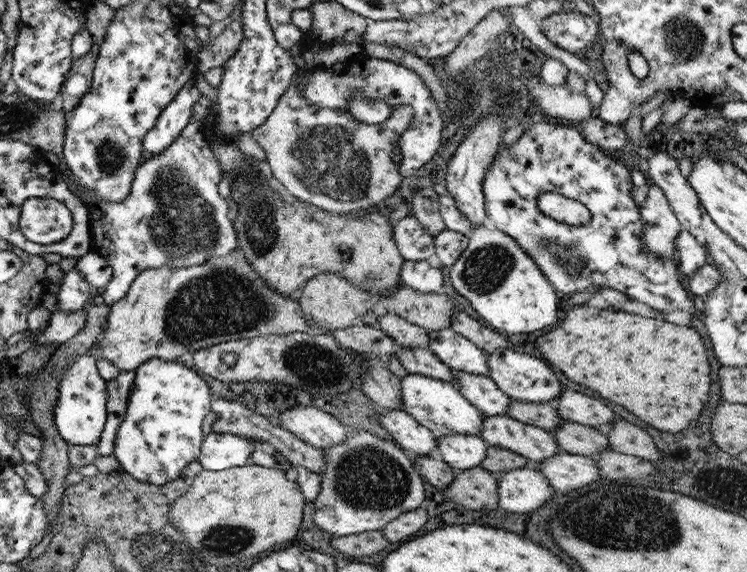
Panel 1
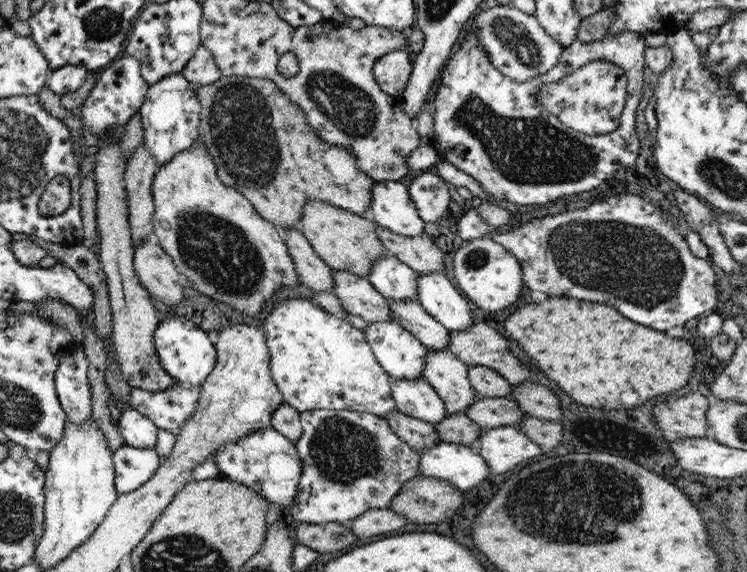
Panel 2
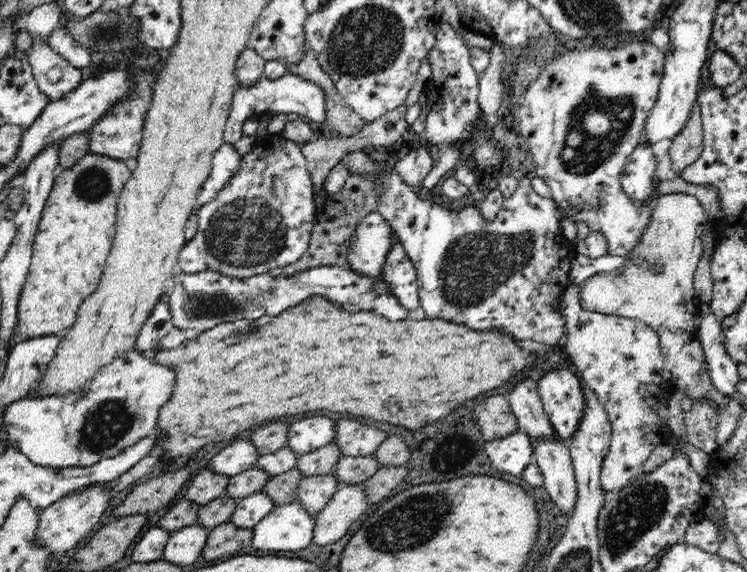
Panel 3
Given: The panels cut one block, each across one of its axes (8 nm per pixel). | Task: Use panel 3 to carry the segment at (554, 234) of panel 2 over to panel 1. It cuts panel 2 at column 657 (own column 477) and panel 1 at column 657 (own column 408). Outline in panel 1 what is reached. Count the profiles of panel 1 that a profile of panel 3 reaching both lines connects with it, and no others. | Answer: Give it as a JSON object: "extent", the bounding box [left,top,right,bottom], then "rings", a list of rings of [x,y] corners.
{"extent":[639,185,680,262],"rings":[[[648,185],[645,202],[639,207],[642,233],[640,244],[655,257],[674,262],[674,240],[680,231],[663,191],[655,185]]]}

